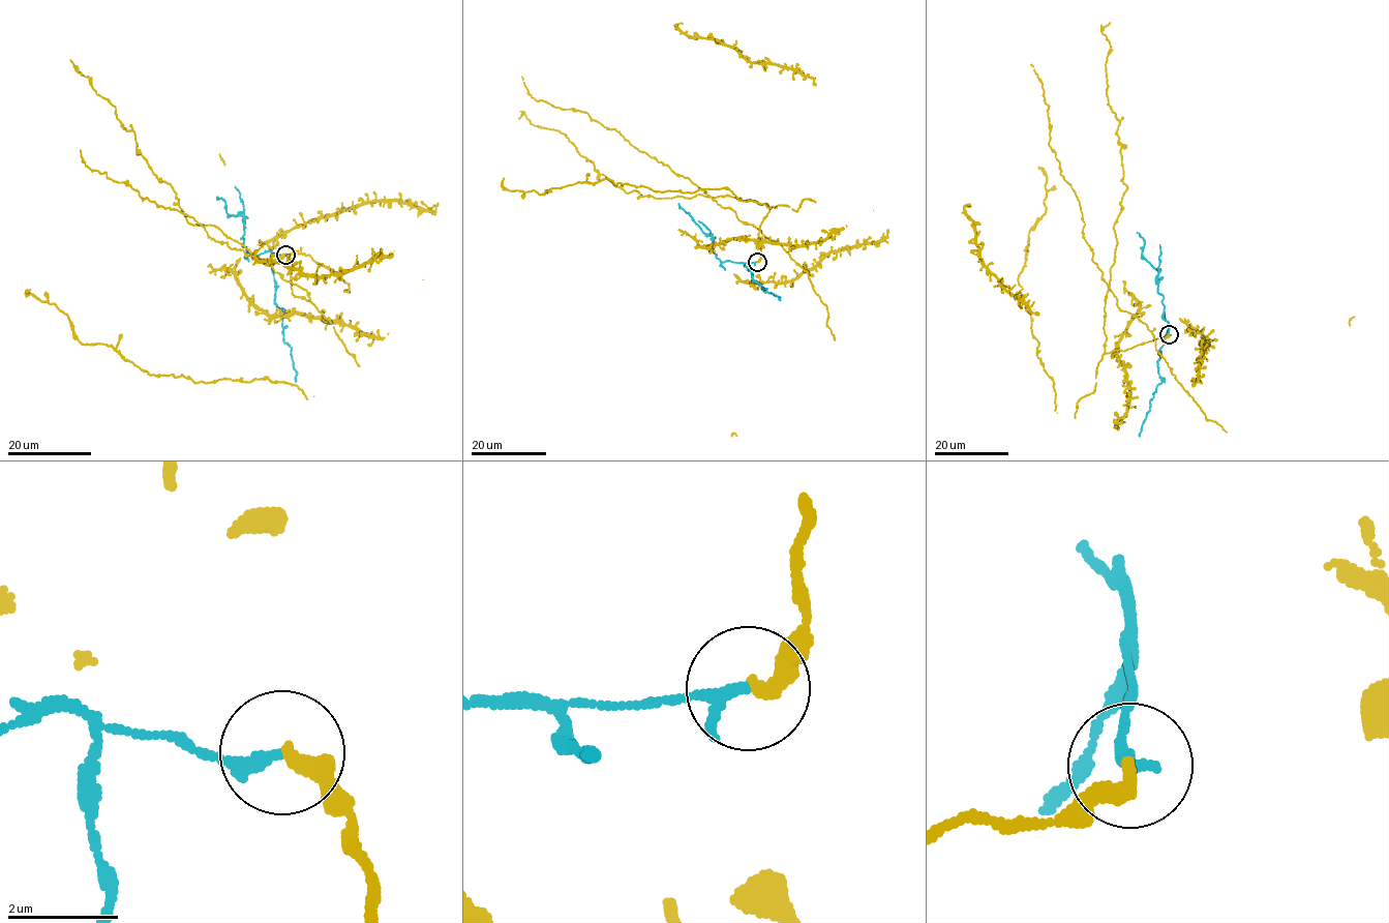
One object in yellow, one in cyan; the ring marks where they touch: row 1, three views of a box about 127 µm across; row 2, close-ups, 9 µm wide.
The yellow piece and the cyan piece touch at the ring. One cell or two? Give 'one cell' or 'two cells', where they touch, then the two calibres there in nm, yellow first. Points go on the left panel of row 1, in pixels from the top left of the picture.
two cells; place (285, 255); calibres 320 and 170 nm

